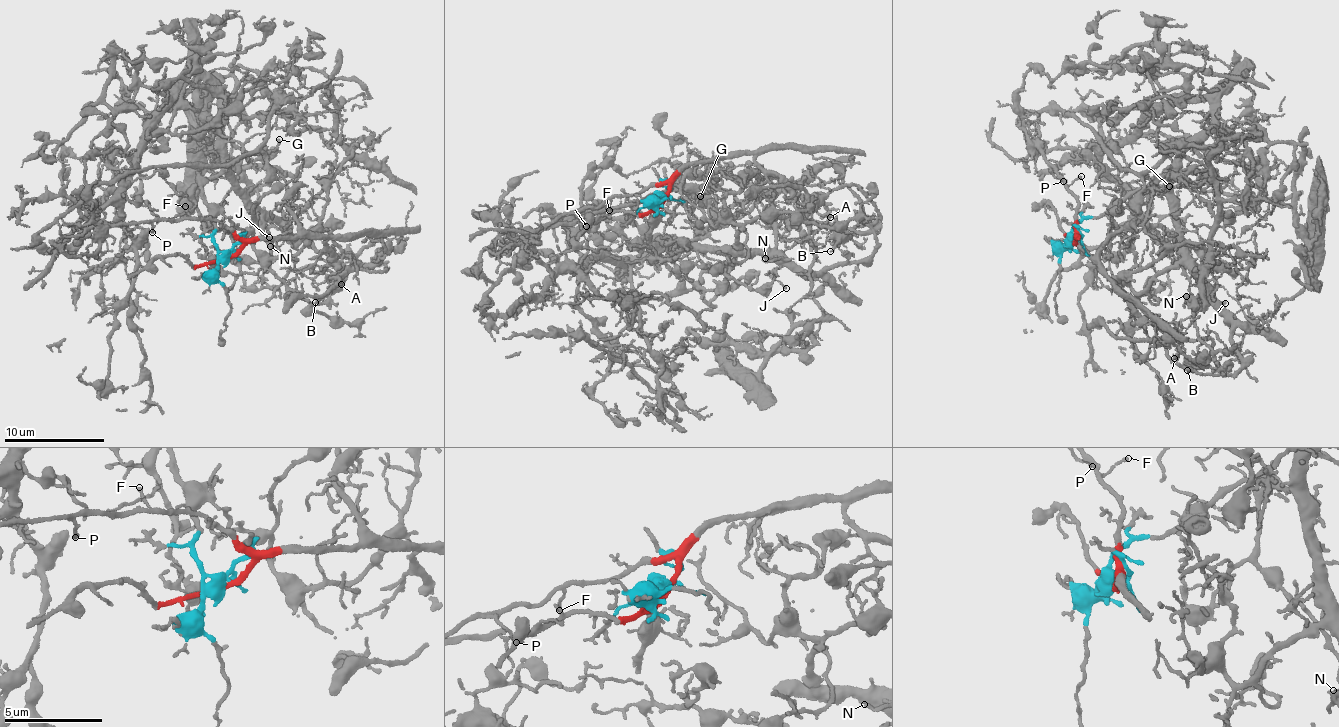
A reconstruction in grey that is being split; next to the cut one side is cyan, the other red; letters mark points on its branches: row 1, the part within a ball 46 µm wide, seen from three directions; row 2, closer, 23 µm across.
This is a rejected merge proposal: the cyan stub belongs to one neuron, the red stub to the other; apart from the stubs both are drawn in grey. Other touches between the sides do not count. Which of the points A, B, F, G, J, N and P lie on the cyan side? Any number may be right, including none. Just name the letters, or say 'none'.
J, N

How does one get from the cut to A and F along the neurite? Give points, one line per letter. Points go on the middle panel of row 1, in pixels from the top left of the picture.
A: (665, 197), (675, 175), (684, 168), (727, 155), (748, 156), (787, 187), (810, 238), (831, 218)
F: (665, 197), (668, 182), (659, 181), (635, 194), (613, 197), (609, 211)

